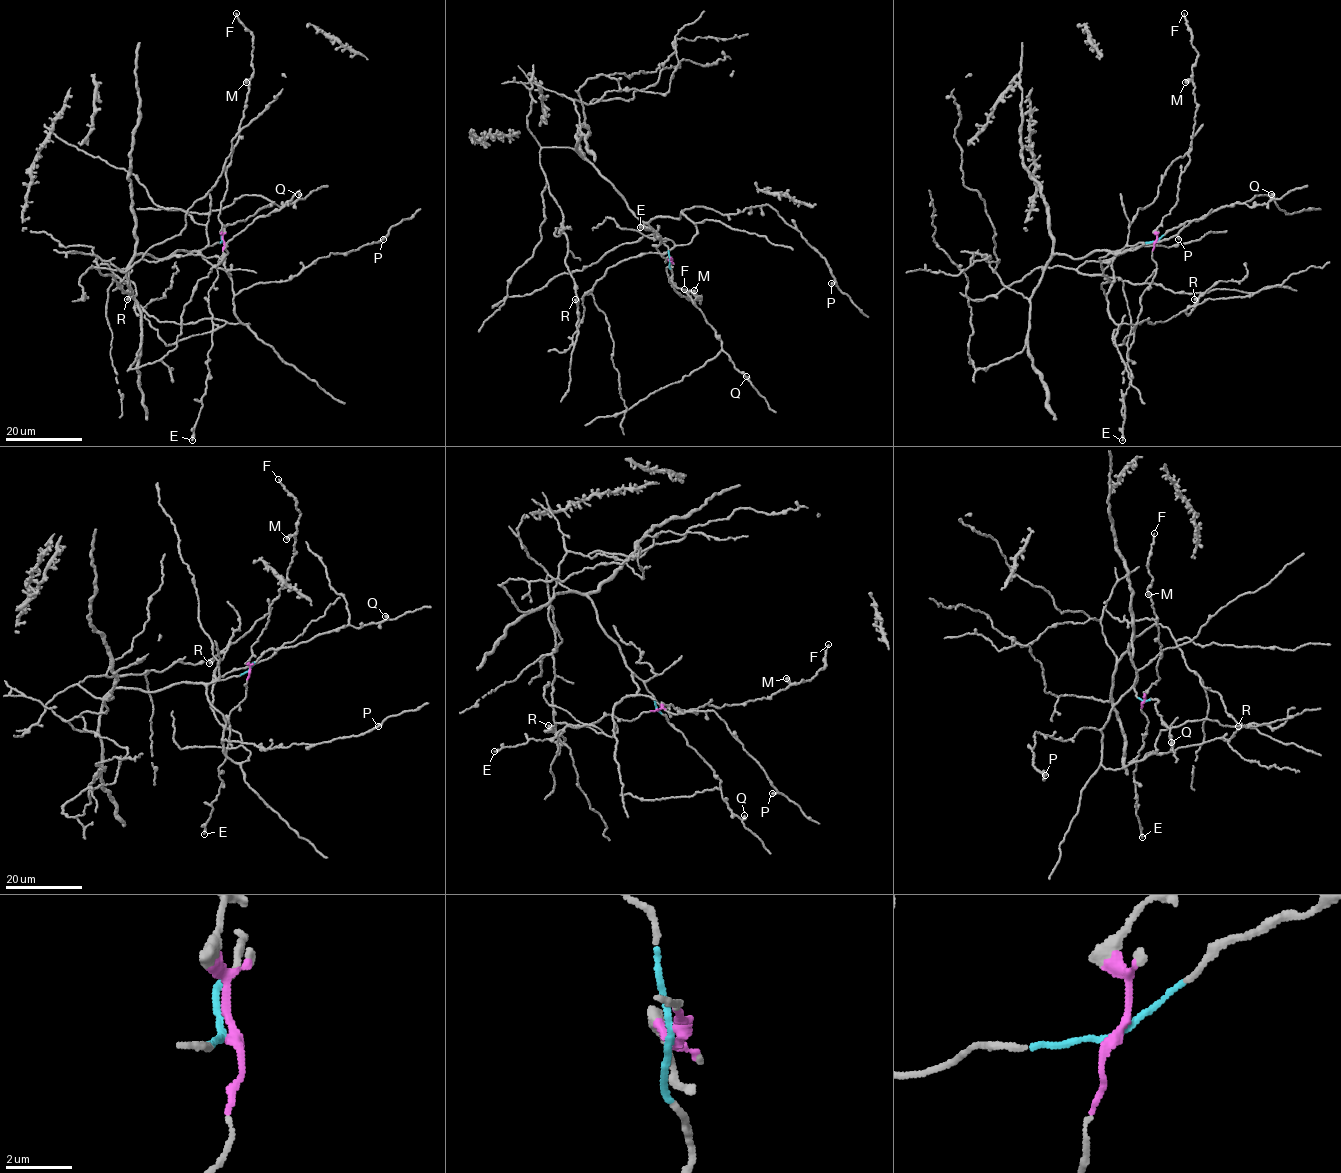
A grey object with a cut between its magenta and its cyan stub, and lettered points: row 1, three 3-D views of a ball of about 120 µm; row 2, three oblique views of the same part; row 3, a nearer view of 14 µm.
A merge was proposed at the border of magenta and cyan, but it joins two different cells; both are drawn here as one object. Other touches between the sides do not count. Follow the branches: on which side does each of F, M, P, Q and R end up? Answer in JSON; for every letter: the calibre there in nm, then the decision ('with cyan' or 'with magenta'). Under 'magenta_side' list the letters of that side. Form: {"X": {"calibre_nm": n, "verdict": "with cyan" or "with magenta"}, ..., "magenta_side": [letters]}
{"F": {"calibre_nm": 200, "verdict": "with magenta"}, "M": {"calibre_nm": 500, "verdict": "with magenta"}, "P": {"calibre_nm": 380, "verdict": "with cyan"}, "Q": {"calibre_nm": 500, "verdict": "with cyan"}, "R": {"calibre_nm": 440, "verdict": "with cyan"}, "magenta_side": ["F", "M"]}

